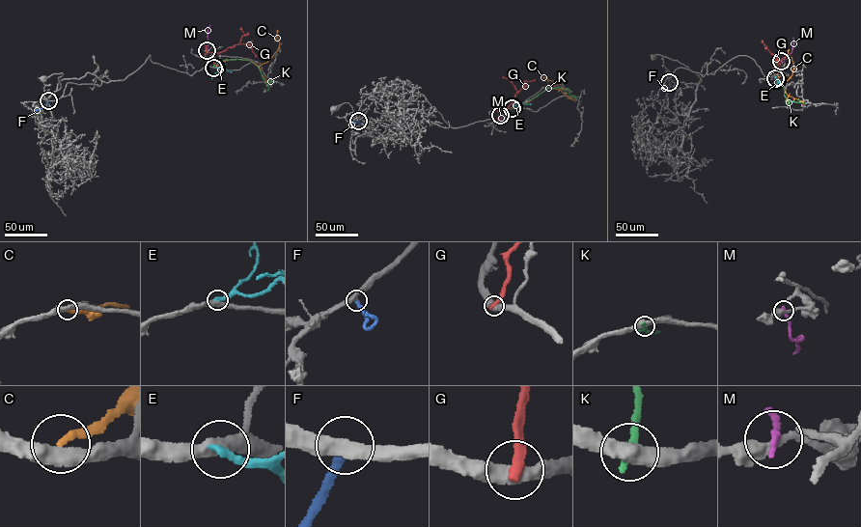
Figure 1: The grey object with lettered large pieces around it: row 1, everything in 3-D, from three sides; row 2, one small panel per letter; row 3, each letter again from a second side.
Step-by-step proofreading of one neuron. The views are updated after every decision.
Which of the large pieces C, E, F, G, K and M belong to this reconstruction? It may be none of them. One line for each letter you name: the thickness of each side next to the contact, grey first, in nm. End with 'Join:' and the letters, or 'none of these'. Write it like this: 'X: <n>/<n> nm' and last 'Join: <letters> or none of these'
F: 420/280 nm
Join: F

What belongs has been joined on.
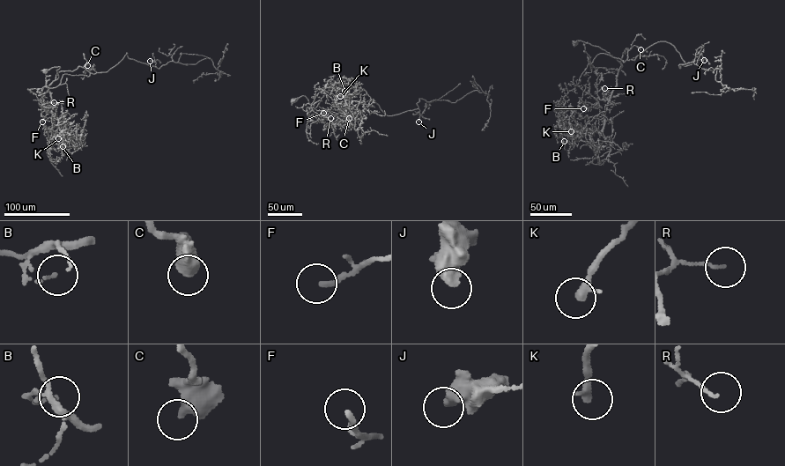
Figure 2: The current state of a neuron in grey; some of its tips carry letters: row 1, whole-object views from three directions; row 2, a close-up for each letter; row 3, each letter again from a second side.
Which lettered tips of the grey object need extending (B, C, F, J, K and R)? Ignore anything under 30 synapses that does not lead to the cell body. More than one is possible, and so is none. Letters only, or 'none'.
F, K

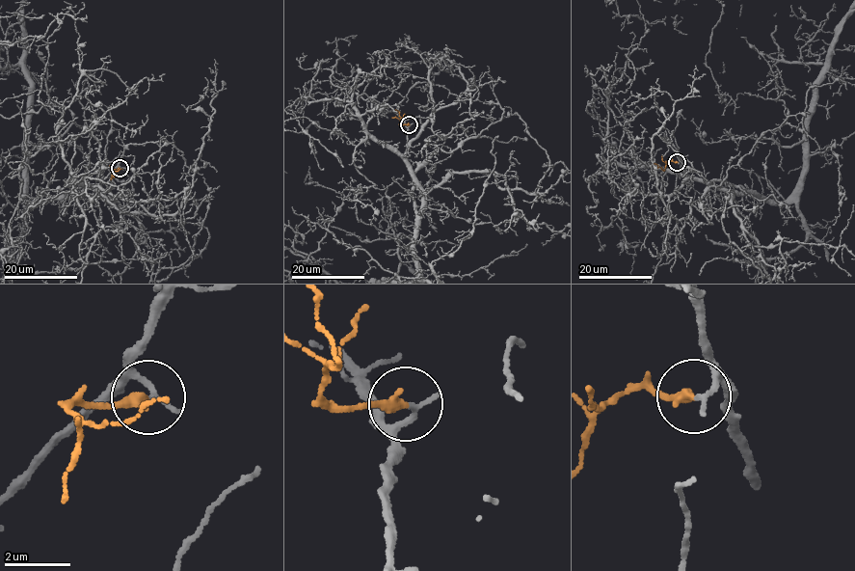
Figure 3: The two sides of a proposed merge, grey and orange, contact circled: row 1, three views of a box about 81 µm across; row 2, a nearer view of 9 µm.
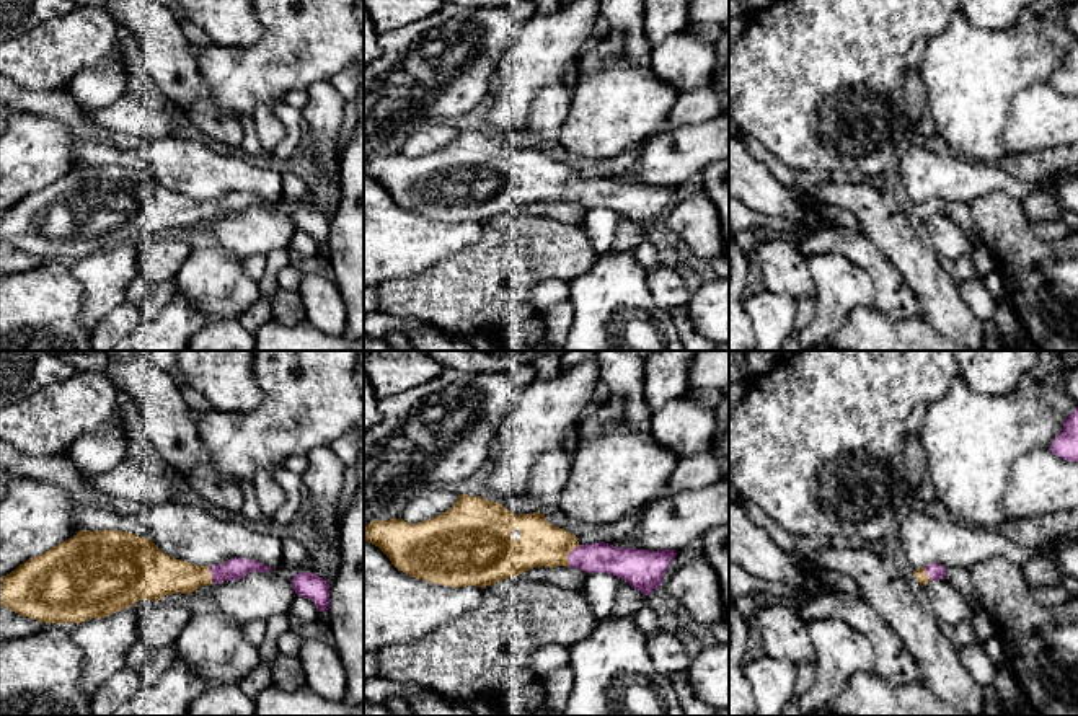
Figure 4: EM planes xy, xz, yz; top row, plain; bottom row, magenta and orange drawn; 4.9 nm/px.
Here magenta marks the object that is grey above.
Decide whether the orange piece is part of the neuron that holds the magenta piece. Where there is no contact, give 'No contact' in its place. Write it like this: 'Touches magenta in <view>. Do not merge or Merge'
Touches magenta in xz. Merge

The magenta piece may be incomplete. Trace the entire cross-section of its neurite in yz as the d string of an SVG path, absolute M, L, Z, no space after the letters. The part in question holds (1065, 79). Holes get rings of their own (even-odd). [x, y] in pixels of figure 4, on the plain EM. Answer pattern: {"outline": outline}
{"outline": "M1078 42L1063 54L1063 64L1049 85L1067 96L1078 96Z"}

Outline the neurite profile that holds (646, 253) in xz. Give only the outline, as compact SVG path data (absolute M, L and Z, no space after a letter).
M651 238L644 240L634 251L634 258L646 267L646 269L656 269L662 266L657 250Z

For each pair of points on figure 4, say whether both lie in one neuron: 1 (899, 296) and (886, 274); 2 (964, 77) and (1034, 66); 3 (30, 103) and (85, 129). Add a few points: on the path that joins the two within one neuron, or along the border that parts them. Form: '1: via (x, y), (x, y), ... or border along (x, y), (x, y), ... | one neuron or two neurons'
1: via (894, 291), (886, 279) | one neuron
2: via (982, 70), (992, 66), (1016, 66) | one neuron
3: via (43, 103), (61, 105), (72, 116) | one neuron

